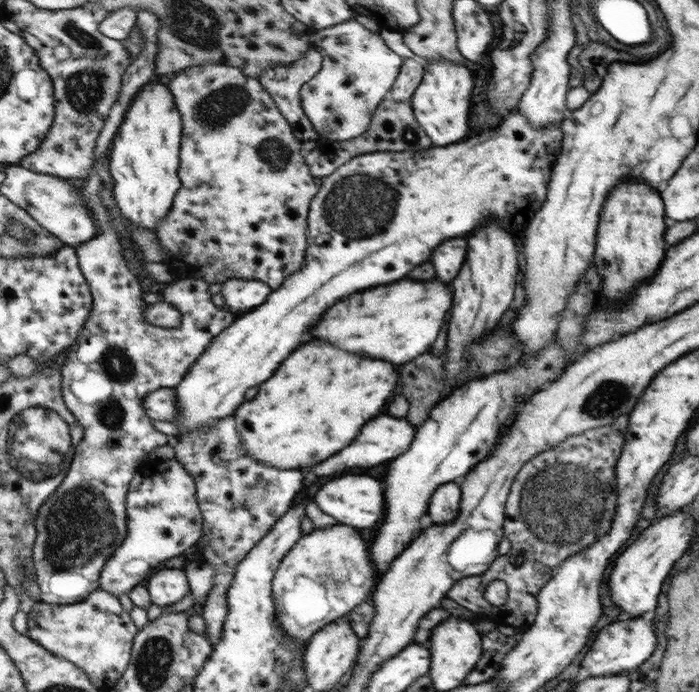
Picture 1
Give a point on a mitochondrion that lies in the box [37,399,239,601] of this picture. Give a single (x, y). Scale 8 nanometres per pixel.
(78, 524)

